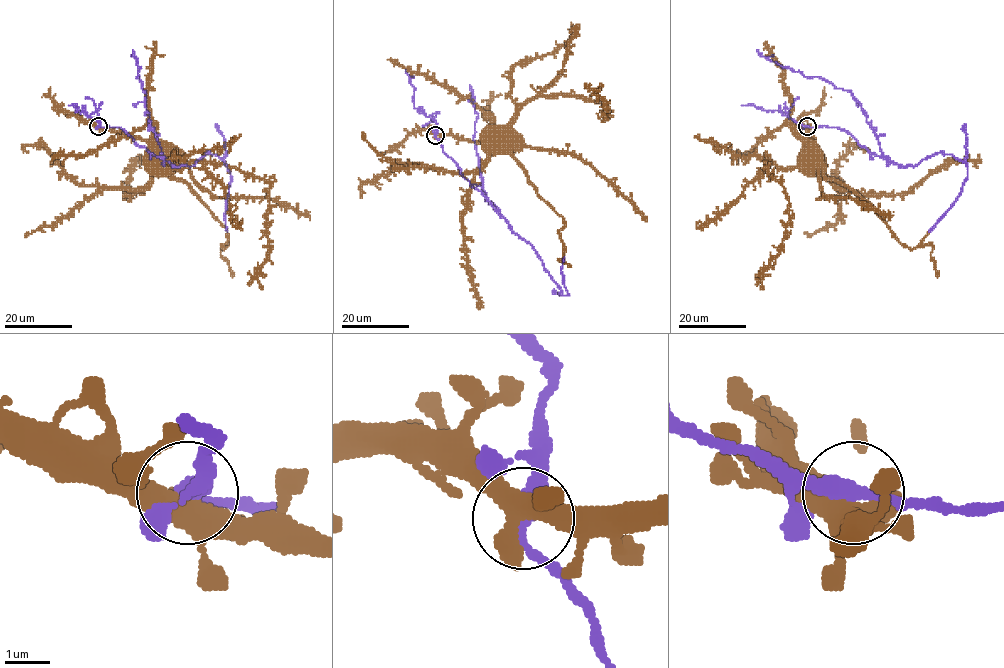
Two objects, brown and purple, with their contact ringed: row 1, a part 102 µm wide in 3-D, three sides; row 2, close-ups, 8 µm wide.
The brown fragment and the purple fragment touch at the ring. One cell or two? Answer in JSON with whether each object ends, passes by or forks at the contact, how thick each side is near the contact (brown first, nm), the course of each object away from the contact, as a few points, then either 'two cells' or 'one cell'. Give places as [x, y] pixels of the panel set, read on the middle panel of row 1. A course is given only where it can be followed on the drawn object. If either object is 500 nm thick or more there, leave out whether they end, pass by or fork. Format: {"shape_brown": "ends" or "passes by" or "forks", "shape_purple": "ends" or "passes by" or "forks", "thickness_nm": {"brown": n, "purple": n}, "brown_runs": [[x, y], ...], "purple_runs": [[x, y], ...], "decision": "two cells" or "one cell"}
{"shape_brown": "forks", "shape_purple": "passes by", "thickness_nm": {"brown": 440, "purple": 360}, "brown_runs": [[435, 135], [451, 135], [462, 140], [509, 139], [513, 143], [518, 142]], "purple_runs": [[435, 135], [460, 174], [481, 192], [514, 233], [530, 244], [564, 296], [568, 295], [561, 270], [564, 257]], "decision": "one cell"}

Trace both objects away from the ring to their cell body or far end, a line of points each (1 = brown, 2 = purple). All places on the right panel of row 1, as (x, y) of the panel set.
1: (807, 127), (813, 137), (811, 155), (814, 161)
2: (807, 126), (846, 130), (871, 153), (905, 166), (937, 153), (963, 161), (968, 168), (960, 194), (929, 231)

